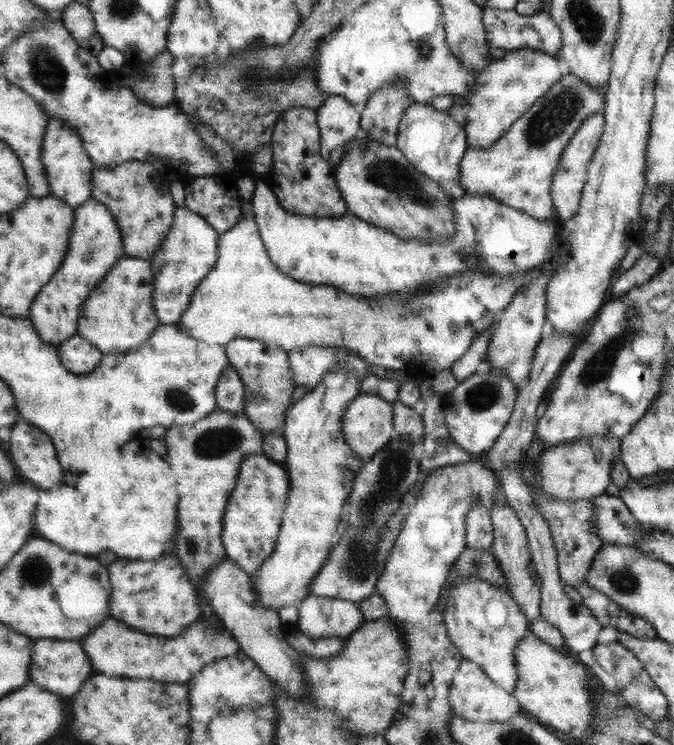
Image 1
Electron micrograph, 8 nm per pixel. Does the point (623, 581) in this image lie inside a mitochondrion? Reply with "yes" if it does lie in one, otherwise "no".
yes

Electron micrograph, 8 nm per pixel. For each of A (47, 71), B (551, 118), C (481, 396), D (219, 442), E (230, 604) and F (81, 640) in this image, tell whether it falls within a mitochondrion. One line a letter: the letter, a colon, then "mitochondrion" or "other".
A: mitochondrion
B: mitochondrion
C: mitochondrion
D: mitochondrion
E: other
F: other

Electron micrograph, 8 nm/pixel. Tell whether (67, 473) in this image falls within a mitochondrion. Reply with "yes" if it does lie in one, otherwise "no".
no

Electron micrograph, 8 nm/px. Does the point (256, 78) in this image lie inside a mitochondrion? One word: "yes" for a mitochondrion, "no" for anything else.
yes

